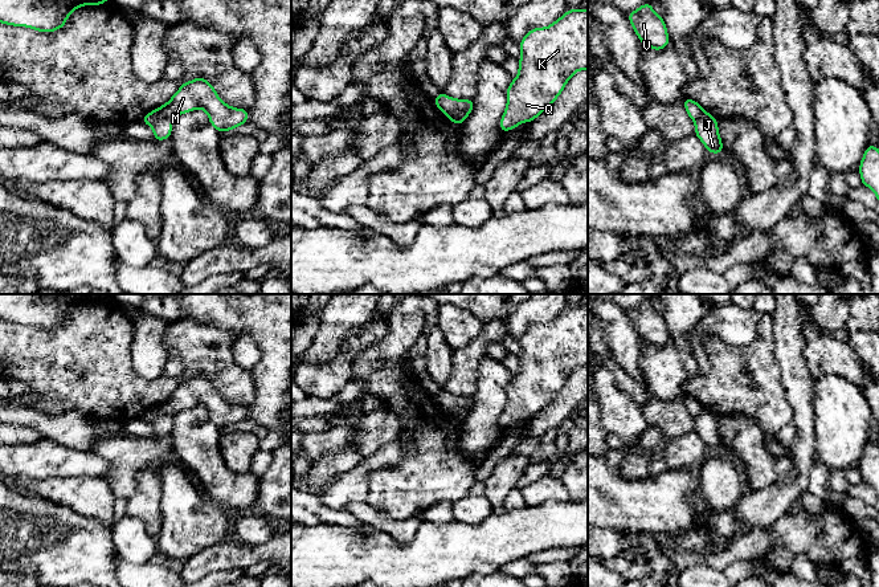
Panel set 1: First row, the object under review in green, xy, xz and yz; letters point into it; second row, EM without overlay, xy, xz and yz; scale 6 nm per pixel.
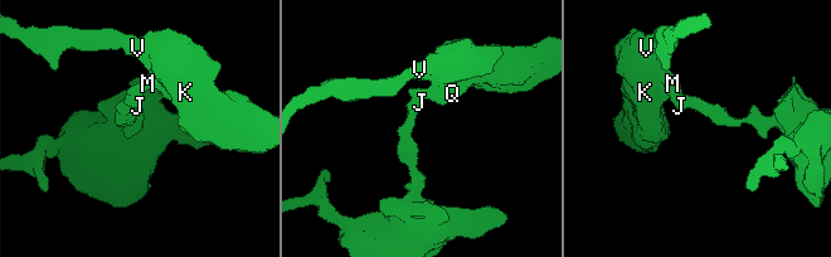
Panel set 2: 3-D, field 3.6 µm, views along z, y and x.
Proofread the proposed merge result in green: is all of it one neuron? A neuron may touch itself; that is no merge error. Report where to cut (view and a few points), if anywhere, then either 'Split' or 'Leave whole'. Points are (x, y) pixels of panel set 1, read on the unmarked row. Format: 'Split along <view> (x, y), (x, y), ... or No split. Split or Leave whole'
Split along xy (171, 415), (158, 414), (150, 422). Split

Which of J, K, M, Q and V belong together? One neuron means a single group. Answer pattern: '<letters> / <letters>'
J / K M Q V

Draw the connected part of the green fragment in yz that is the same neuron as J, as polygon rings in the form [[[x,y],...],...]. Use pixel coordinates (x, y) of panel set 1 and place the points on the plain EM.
[[[708,409],[695,419],[695,432],[702,437],[710,451],[723,451],[723,439],[719,433],[717,416]]]

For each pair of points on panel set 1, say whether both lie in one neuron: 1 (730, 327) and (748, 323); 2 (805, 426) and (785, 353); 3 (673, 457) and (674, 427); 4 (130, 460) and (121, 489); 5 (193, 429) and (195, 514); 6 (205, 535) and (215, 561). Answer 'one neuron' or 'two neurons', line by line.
1: one neuron
2: one neuron
3: two neurons
4: one neuron
5: two neurons
6: two neurons

